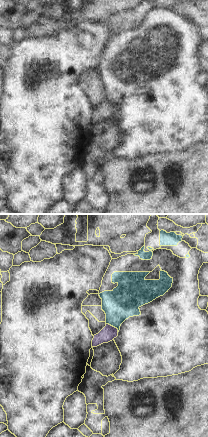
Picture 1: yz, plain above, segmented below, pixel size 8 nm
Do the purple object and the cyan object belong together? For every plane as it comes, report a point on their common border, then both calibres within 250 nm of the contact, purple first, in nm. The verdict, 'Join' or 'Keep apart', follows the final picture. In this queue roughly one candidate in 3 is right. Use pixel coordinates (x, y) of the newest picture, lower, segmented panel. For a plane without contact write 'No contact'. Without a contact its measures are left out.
Touches purple at (112, 326). Thickness 120 nm (purple) against 260 nm

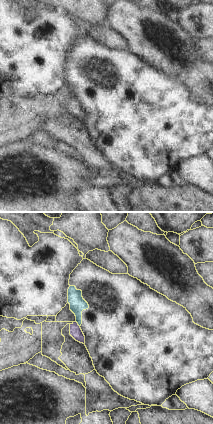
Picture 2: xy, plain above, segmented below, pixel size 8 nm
Touches purple at (77, 324). Thickness 100 nm (purple) against 130 nm

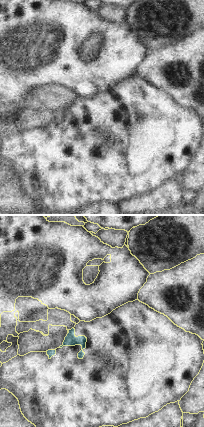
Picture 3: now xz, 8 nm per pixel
Touches purple at (68, 332). Thickness 20 nm (purple) against 100 nm

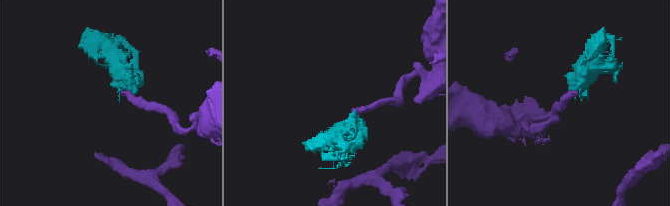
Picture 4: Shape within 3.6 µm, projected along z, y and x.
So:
Keep apart

